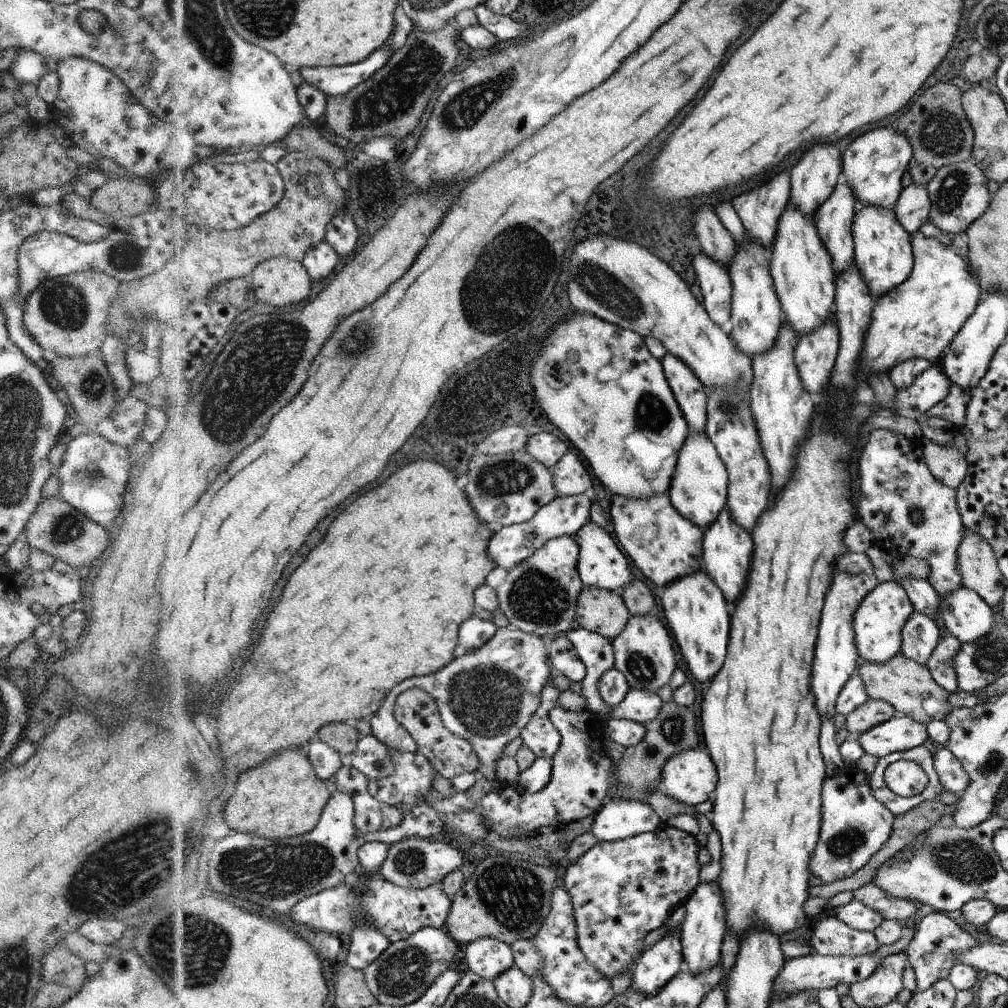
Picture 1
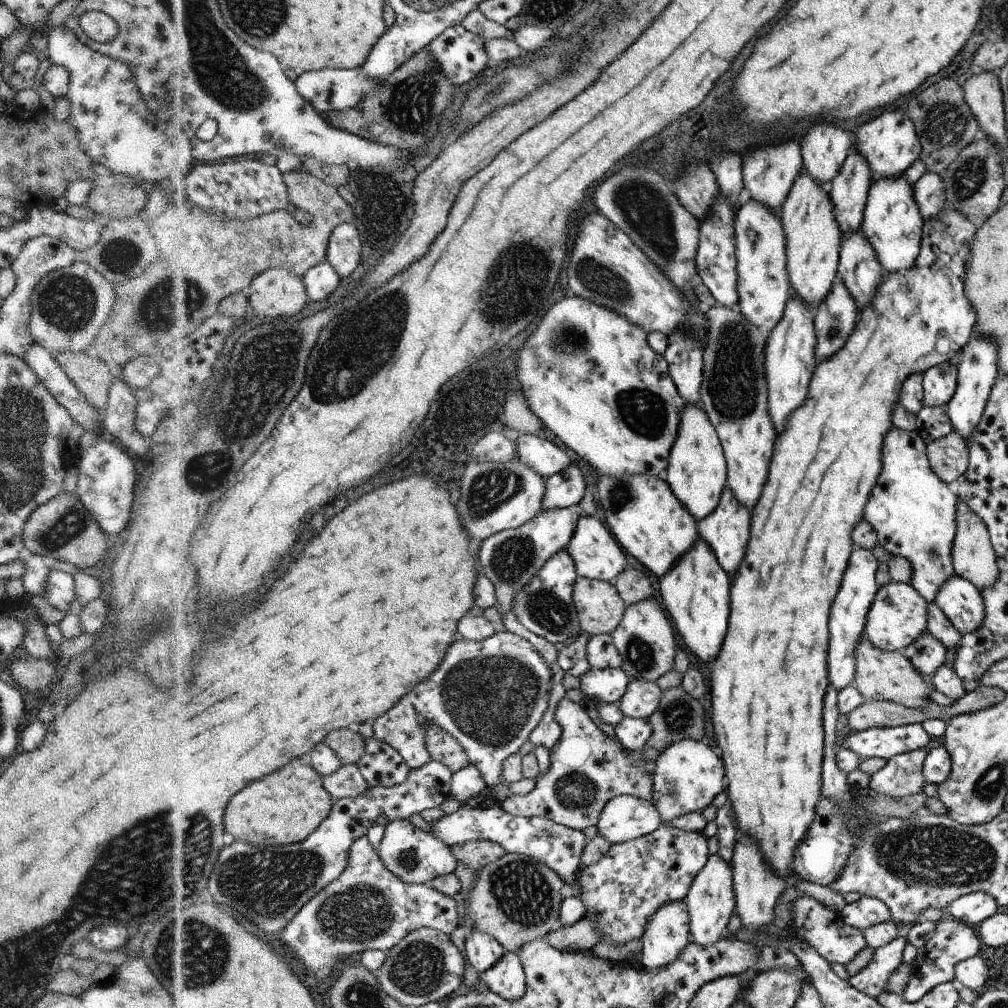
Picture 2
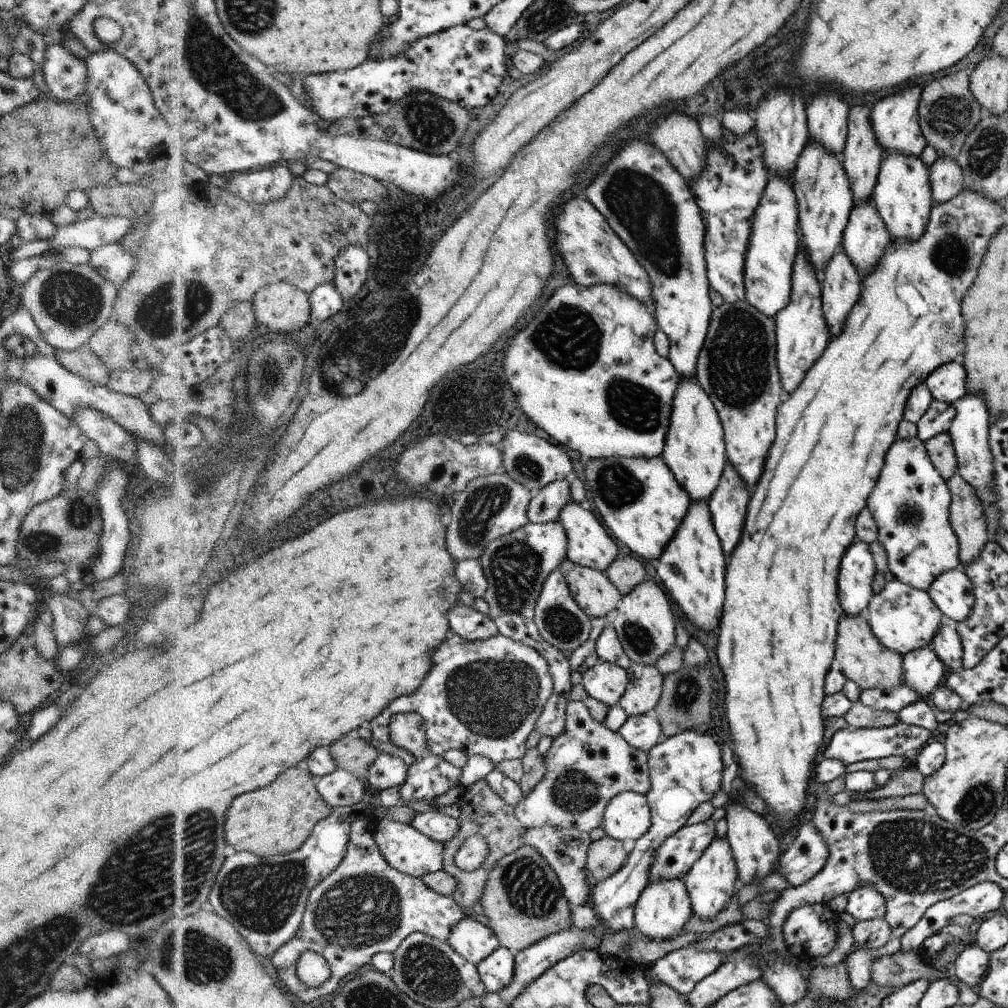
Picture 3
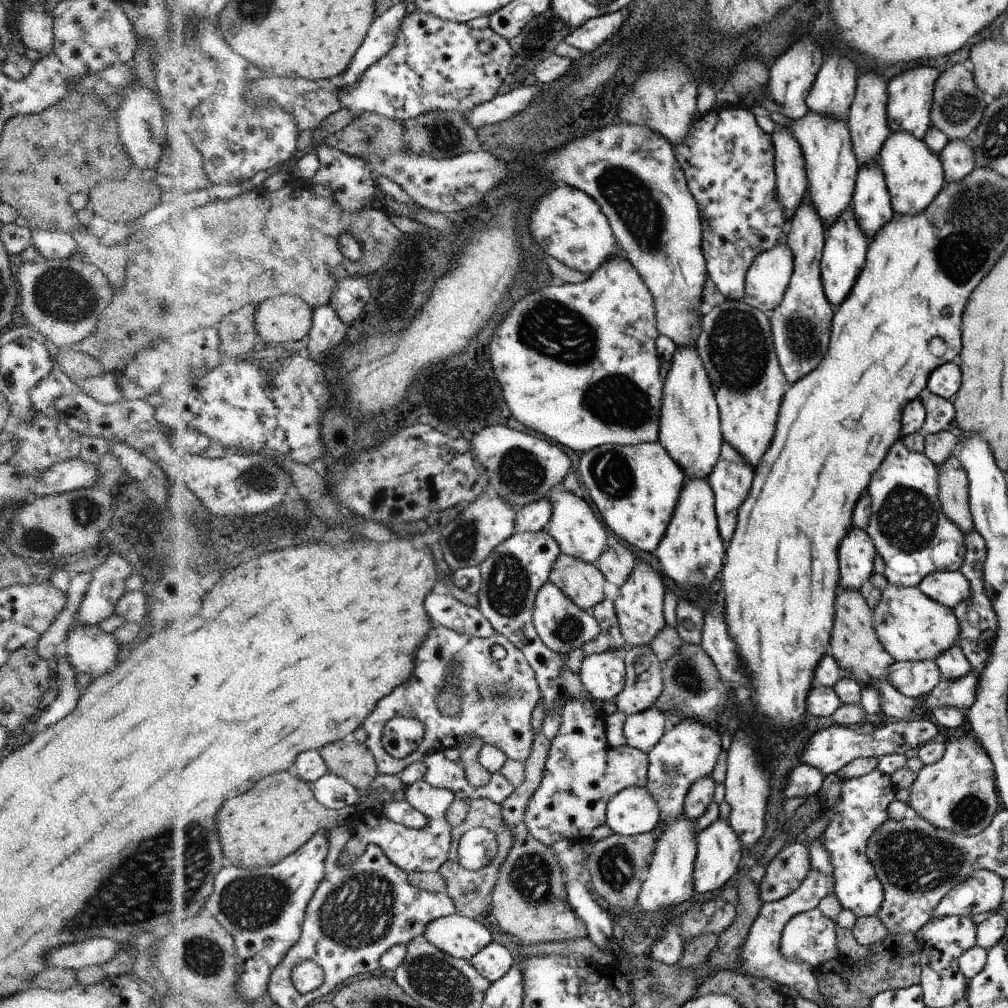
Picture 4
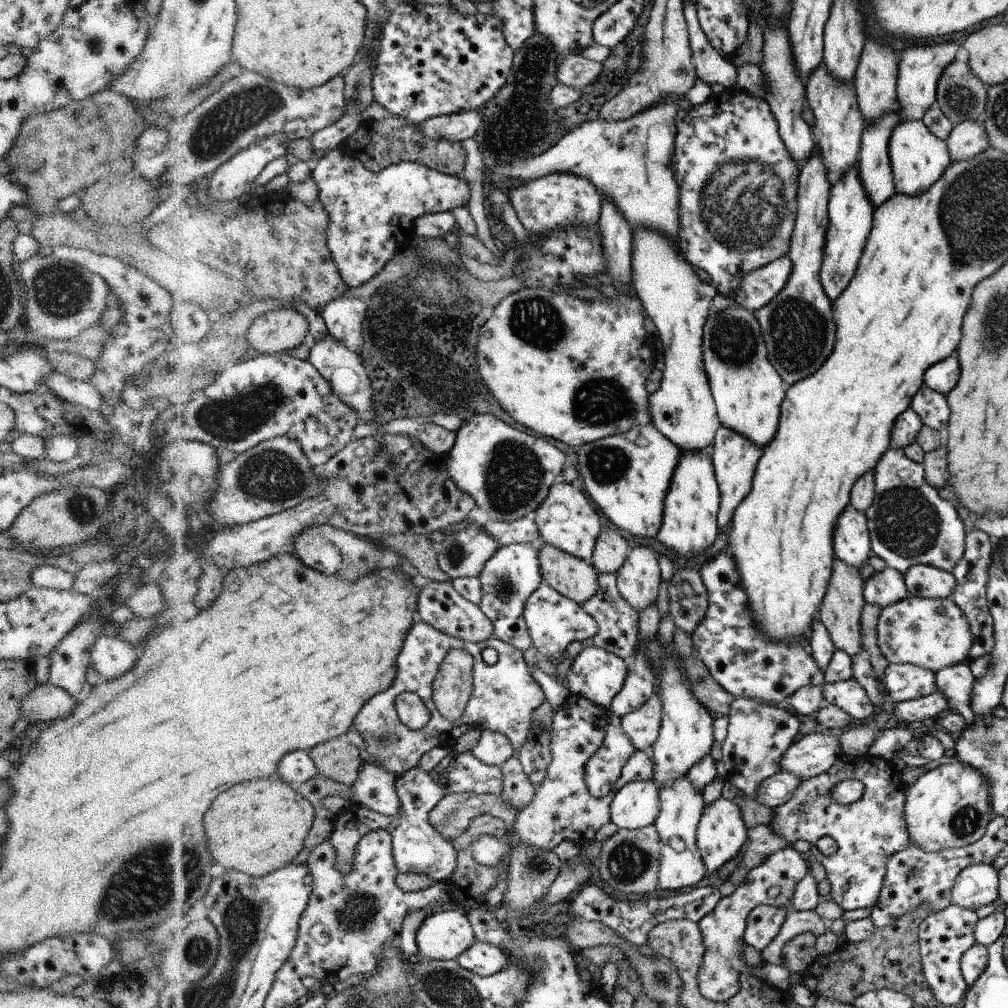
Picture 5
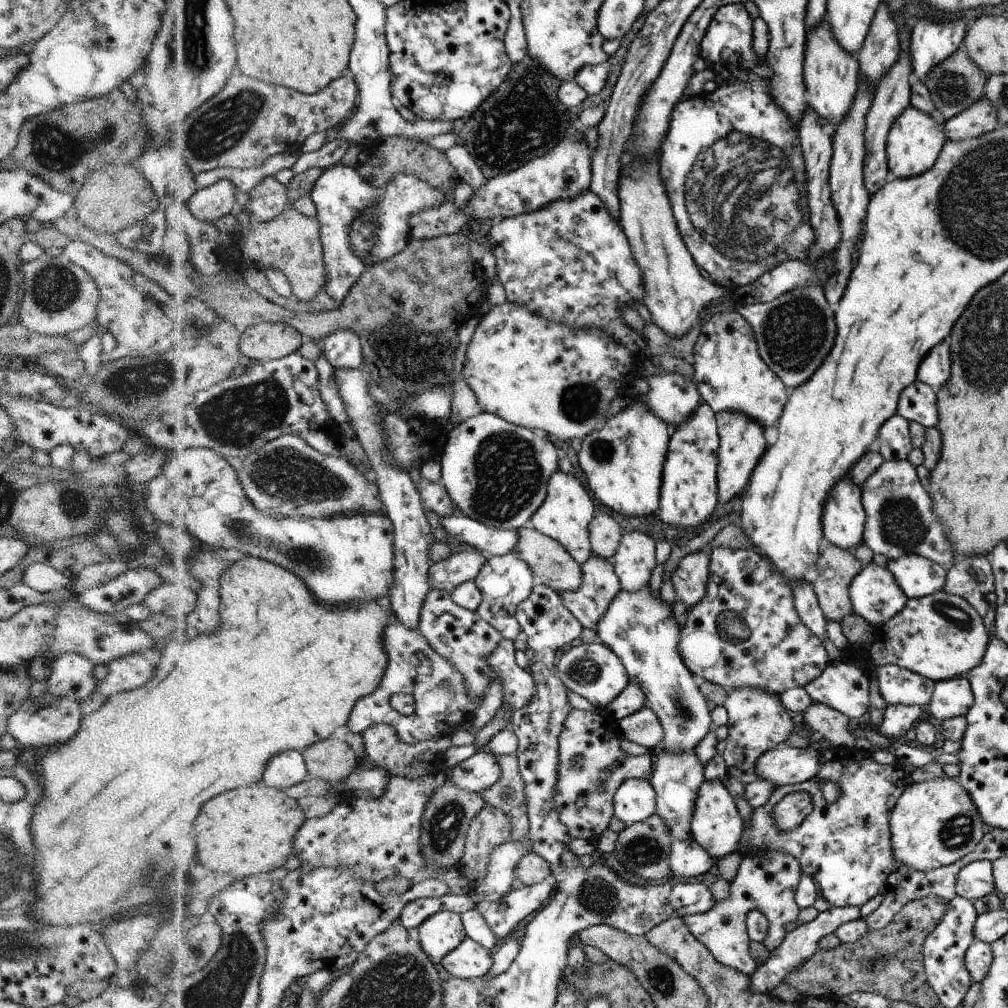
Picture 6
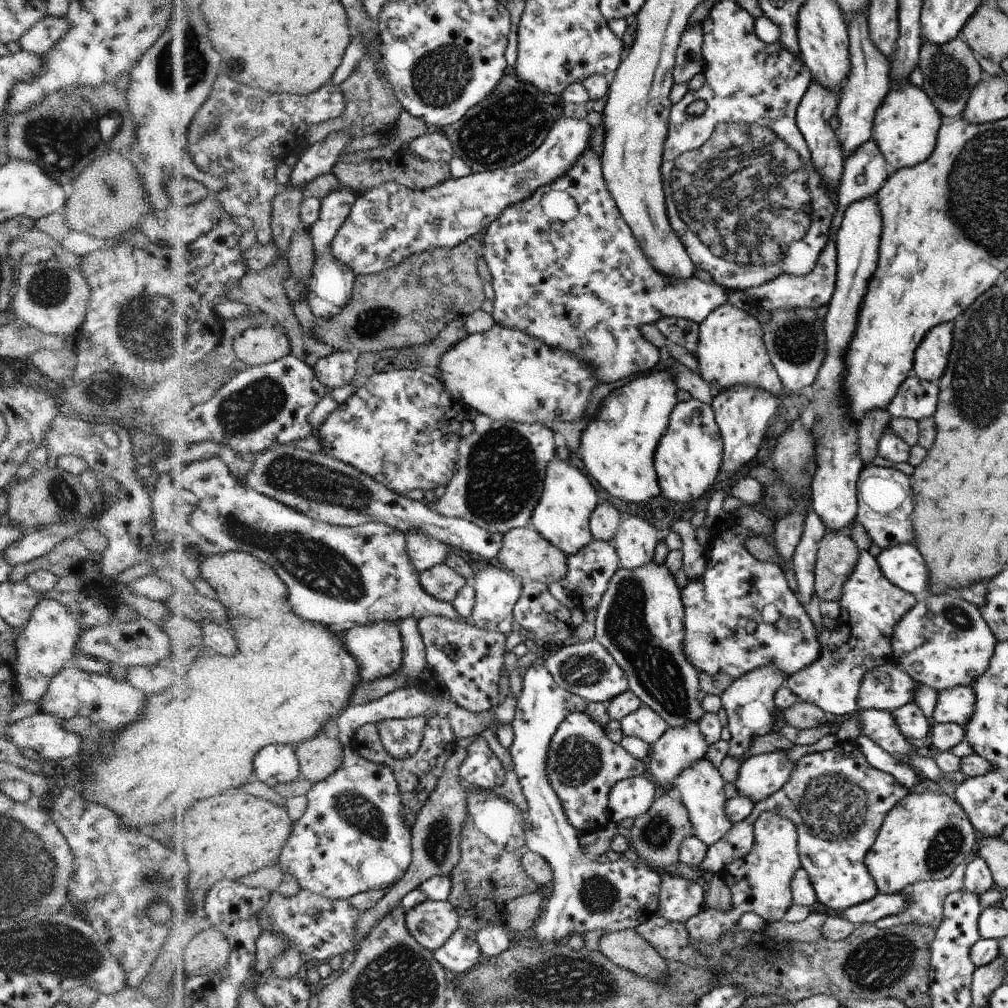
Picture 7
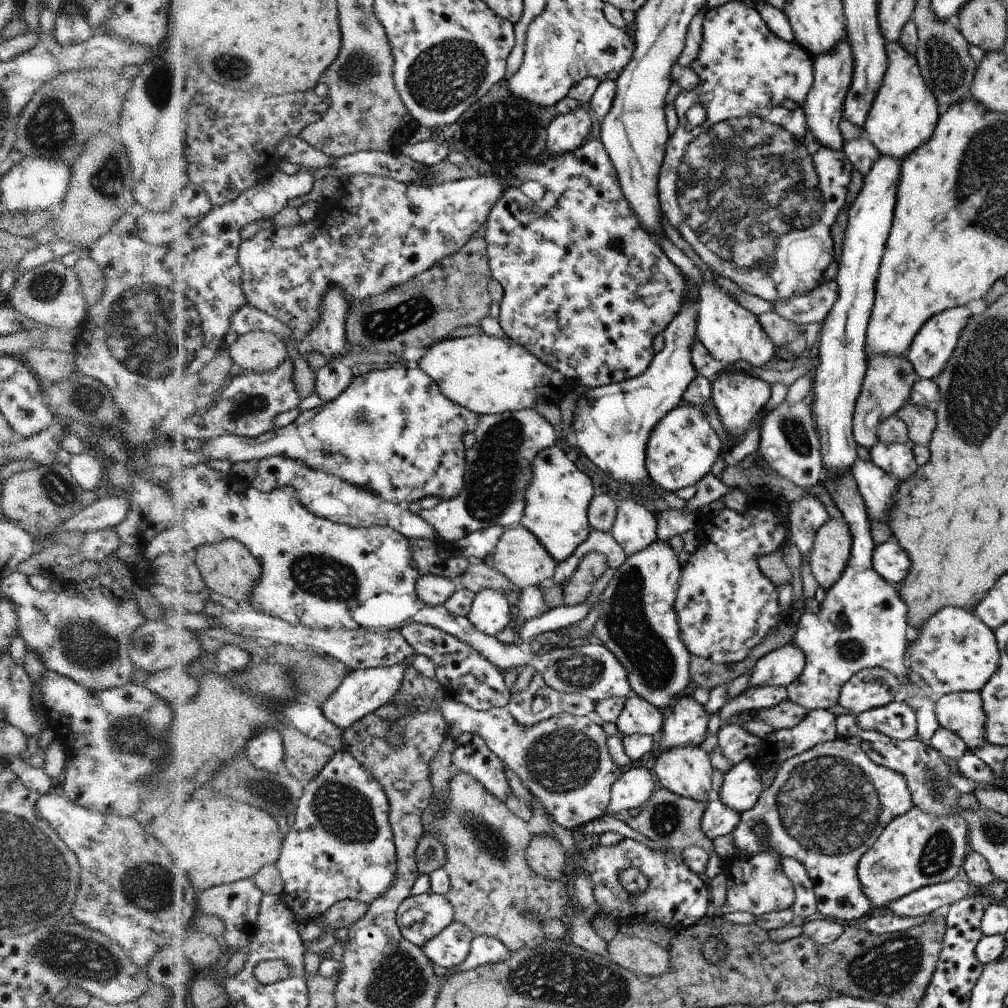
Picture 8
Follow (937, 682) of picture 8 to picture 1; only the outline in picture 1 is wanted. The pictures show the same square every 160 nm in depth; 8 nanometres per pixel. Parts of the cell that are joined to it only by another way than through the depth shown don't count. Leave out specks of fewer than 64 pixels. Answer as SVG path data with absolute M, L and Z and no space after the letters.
M894 580L877 585L861 602L853 620L856 631L857 651L860 659L883 663L892 660L901 652L906 621L914 614L913 601L901 583Z

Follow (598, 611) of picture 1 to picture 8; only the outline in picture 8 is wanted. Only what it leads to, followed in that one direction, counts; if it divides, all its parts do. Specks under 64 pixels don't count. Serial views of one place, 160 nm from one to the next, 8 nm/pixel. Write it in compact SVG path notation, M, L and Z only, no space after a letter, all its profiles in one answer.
M520 525L506 528L491 557L493 567L512 581L518 590L542 586L554 576L558 563L534 534Z

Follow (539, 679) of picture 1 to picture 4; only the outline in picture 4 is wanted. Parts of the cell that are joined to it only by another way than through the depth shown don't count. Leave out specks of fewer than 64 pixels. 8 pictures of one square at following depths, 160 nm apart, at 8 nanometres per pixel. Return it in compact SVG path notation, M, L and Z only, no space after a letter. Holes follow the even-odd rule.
M433 624L432 632L425 638L425 644L418 649L417 652L417 668L413 677L399 686L389 697L383 698L377 709L367 718L364 728L367 731L368 738L366 744L373 750L379 771L381 774L396 774L400 776L411 764L416 761L422 761L427 751L438 751L449 748L458 748L462 741L468 735L476 735L480 737L485 744L494 745L502 749L506 758L524 763L530 756L530 748L532 746L532 738L534 738L534 730L532 730L532 710L540 700L540 690L536 684L537 676L534 676L534 669L530 668L530 662L526 662L524 653L518 650L514 643L511 643L504 635L495 632L492 637L473 637L469 634L460 634L450 630L448 627ZM494 644L500 644L507 650L507 655L502 660L496 660L492 657L491 650ZM450 669L457 672L459 678L459 695L462 697L461 712L458 717L445 717L436 706L436 695L443 689L445 685L445 676ZM397 716L414 716L422 719L425 728L423 739L419 749L408 755L404 759L396 759L386 752L384 748L384 730L388 726L388 722Z

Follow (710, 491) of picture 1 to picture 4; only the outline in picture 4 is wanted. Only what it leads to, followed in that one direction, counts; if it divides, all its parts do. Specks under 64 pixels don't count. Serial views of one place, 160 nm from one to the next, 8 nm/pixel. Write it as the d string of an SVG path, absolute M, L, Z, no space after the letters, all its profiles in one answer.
M694 345L677 346L672 355L661 406L659 441L681 465L688 479L708 478L721 456L724 433L721 430L719 406L709 374Z

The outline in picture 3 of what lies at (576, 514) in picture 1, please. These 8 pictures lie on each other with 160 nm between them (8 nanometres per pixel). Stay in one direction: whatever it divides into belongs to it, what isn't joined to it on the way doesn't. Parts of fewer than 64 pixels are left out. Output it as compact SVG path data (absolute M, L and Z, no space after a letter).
M558 521L553 523L529 523L504 537L494 539L480 557L487 589L483 599L488 603L487 614L500 628L499 633L534 647L549 664L553 678L553 694L537 722L542 737L555 739L565 729L565 714L570 702L572 667L568 655L545 641L536 623L536 606L545 581L553 570L567 558L568 536Z

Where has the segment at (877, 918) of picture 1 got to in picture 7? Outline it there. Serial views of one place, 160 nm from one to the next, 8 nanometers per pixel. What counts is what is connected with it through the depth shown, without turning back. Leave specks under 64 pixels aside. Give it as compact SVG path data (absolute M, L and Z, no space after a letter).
M838 742L830 750L801 757L789 781L764 801L758 801L748 817L734 824L726 836L709 846L708 854L698 868L722 873L730 863L750 854L756 844L754 824L757 817L772 810L792 820L797 828L801 868L813 881L817 902L824 904L828 912L844 912L878 894L876 880L865 865L865 856L886 815L906 795L908 790L896 782L894 776L868 764L856 742Z

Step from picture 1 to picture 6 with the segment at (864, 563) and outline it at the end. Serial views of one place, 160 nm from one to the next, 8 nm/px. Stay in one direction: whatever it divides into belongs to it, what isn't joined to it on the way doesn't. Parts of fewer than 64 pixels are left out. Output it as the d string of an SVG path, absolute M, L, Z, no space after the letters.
M846 476L838 482L838 490L830 494L830 506L826 506L826 538L836 546L855 549L864 540L866 521L861 487Z

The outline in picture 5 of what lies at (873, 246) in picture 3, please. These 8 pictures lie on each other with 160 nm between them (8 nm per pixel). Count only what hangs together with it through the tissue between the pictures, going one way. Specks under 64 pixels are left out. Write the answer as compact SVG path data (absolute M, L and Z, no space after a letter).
M897 109L877 121L865 125L862 134L860 160L861 181L875 207L895 193L892 167L889 159L889 140L893 128L901 121Z

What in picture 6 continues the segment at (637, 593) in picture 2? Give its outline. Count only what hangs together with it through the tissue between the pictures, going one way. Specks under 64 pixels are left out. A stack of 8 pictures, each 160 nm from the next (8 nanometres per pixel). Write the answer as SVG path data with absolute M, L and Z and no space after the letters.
M598 511L589 526L589 538L592 542L592 554L601 556L607 561L616 552L624 531L610 514Z

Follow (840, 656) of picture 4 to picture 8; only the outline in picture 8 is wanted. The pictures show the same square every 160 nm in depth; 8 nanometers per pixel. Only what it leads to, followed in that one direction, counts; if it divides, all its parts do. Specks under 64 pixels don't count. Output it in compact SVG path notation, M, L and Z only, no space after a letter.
M844 517L829 518L815 534L809 550L809 565L814 578L826 591L830 590L848 566L852 536Z

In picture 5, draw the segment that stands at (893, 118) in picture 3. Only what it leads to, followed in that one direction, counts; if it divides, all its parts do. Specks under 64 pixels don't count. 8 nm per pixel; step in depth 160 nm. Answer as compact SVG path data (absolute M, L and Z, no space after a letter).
M944 42L942 46L926 46L916 44L902 52L900 72L897 76L897 104L896 109L901 121L906 119L920 120L926 110L937 100L937 85L942 73L954 61L960 45L956 42Z

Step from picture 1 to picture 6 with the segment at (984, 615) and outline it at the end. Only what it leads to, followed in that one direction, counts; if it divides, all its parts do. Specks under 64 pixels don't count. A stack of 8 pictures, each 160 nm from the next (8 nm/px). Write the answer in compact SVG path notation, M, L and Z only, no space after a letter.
M914 553L892 559L886 567L909 599L922 598L944 589L948 571L937 562Z

